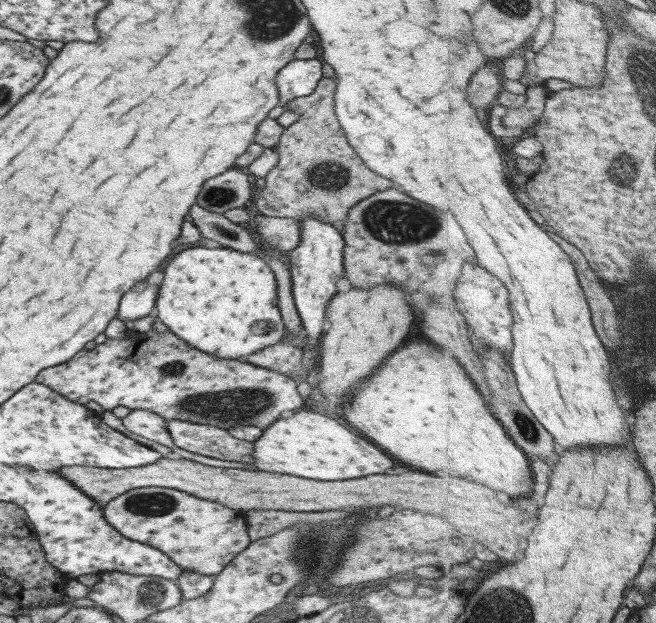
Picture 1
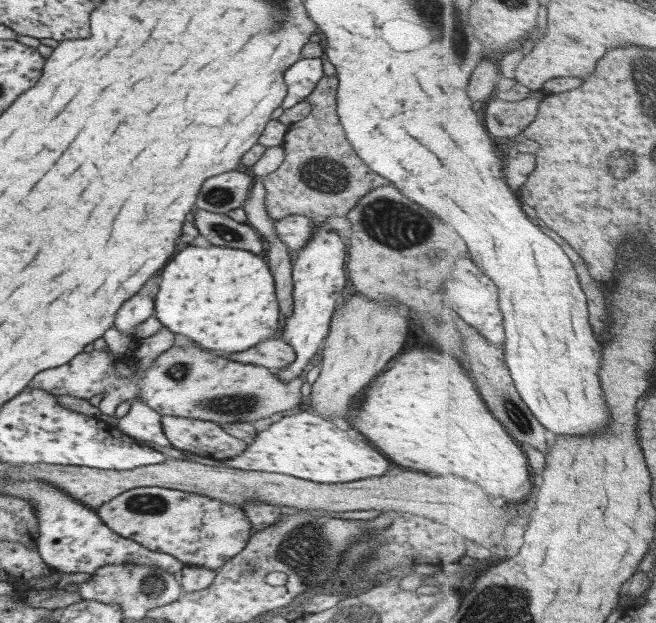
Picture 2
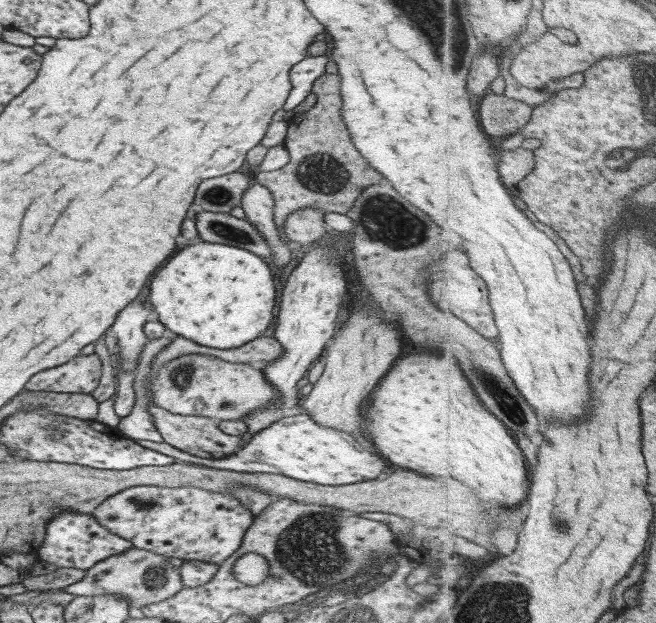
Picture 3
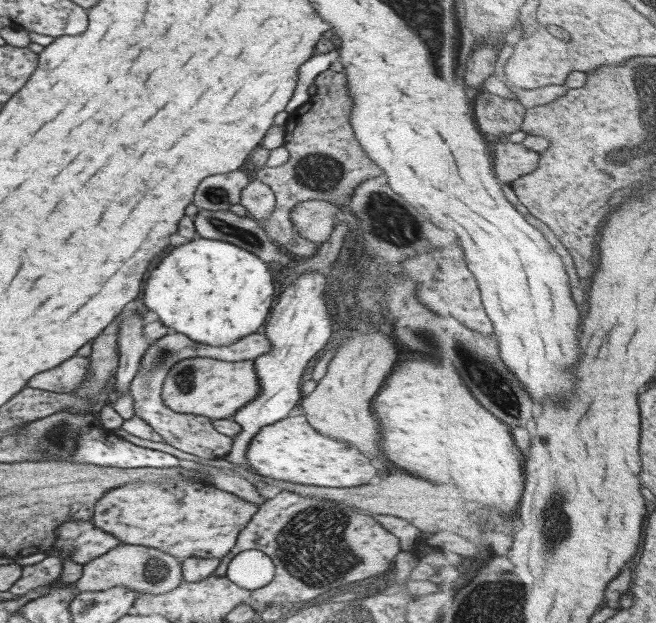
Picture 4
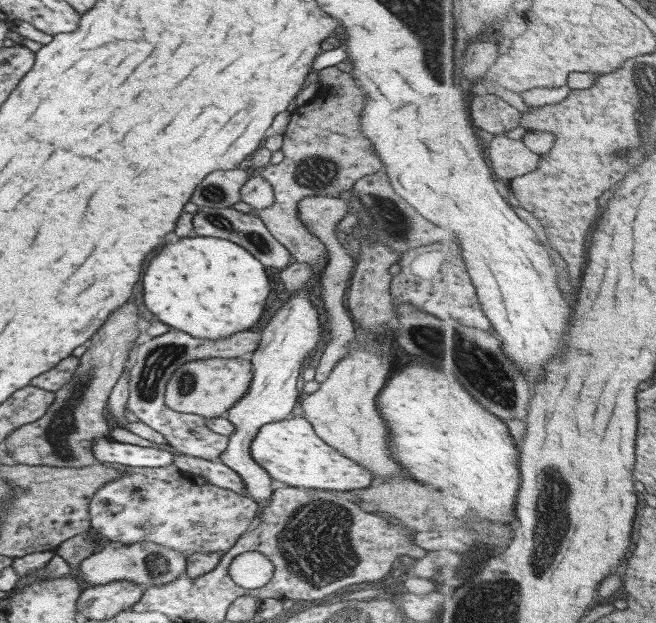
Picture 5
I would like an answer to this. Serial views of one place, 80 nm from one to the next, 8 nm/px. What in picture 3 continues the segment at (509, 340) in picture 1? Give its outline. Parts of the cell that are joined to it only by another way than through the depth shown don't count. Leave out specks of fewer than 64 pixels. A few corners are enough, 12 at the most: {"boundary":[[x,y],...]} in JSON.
{"boundary":[[467,254],[431,266],[437,308],[500,336],[489,288]]}

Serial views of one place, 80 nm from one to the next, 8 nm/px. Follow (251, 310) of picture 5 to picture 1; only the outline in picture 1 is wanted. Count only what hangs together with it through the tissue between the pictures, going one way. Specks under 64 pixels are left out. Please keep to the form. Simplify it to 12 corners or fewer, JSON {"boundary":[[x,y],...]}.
{"boundary":[[229,248],[169,260],[153,314],[215,358],[285,340],[273,272]]}

